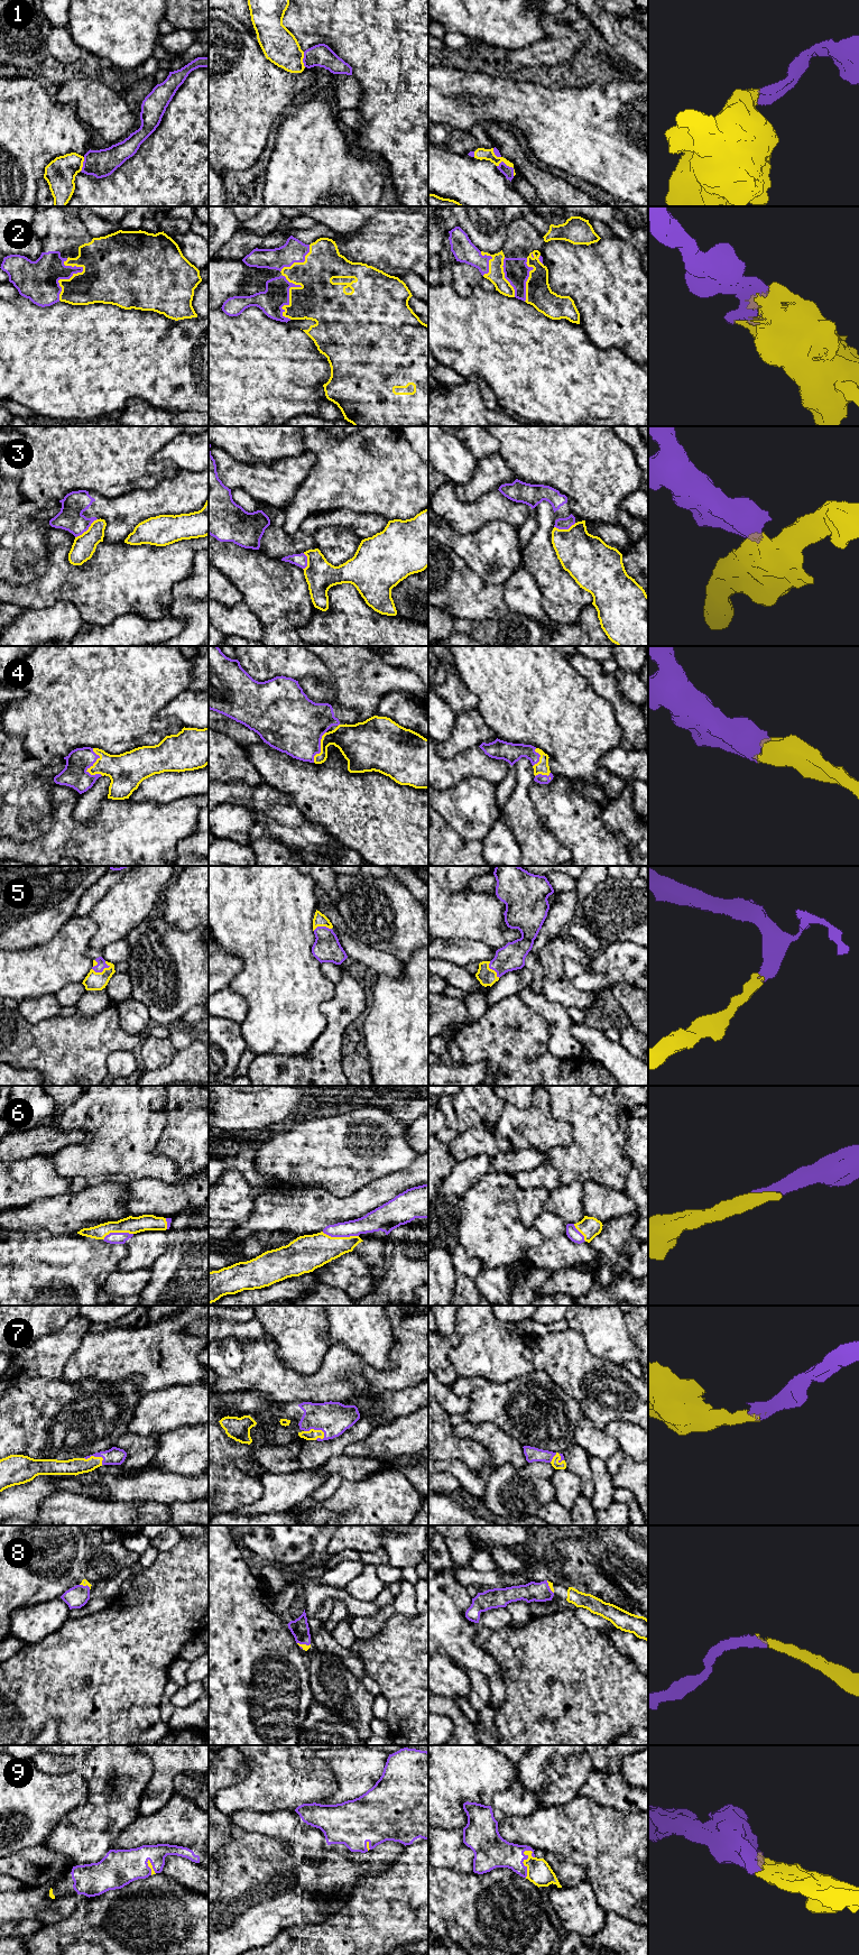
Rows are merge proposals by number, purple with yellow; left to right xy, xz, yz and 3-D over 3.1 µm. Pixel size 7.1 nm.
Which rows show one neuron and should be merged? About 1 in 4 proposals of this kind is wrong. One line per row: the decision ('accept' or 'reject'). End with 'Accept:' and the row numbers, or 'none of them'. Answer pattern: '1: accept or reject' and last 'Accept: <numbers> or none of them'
1: accept
2: accept
3: reject
4: accept
5: accept
6: accept
7: accept
8: accept
9: accept
Accept: 1, 2, 4, 5, 6, 7, 8, 9

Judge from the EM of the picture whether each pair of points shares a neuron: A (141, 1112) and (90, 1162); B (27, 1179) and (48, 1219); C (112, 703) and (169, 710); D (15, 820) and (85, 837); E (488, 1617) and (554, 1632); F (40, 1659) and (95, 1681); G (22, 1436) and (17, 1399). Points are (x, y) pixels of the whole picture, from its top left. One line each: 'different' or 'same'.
A: same
B: different
C: different
D: different
E: different
F: same
G: same

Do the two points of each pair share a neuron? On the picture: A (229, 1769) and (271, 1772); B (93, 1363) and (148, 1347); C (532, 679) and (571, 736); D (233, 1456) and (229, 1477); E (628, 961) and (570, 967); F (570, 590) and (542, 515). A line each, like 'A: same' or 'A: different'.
A: different
B: same
C: same
D: different
E: same
F: same

